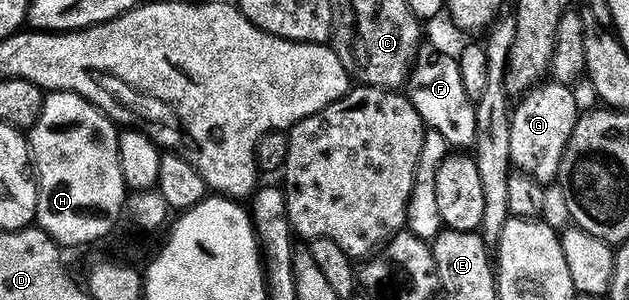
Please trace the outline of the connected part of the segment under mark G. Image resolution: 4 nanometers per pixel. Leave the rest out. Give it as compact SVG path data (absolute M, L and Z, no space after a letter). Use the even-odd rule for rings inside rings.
M542 81L520 96L518 103L521 104L518 107L516 104L511 111L512 166L542 185L552 184L557 179L567 141L571 141L571 133L575 133L579 118L573 87L554 81Z

